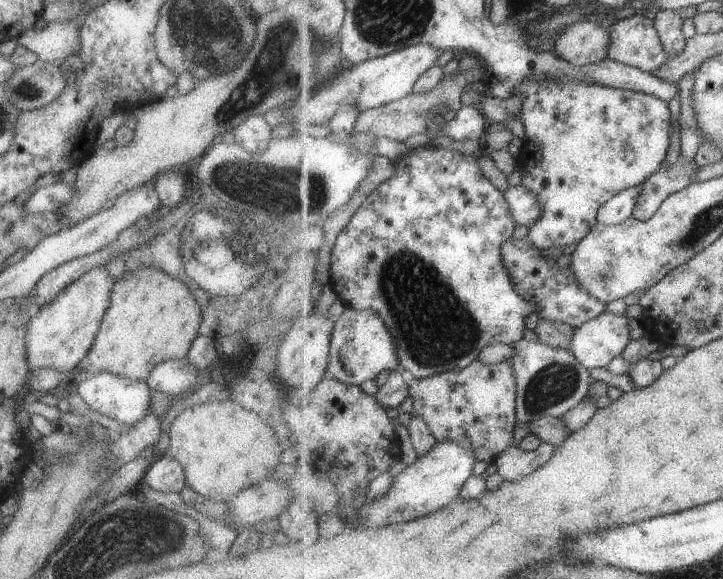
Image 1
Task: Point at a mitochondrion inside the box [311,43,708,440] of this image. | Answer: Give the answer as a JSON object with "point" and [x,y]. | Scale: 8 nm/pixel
{"point":[436,330]}

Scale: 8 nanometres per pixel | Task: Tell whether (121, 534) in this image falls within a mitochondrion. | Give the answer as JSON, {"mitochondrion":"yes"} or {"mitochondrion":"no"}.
{"mitochondrion":"yes"}

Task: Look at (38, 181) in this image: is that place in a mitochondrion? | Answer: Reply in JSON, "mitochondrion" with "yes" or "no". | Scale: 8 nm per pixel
{"mitochondrion":"no"}

